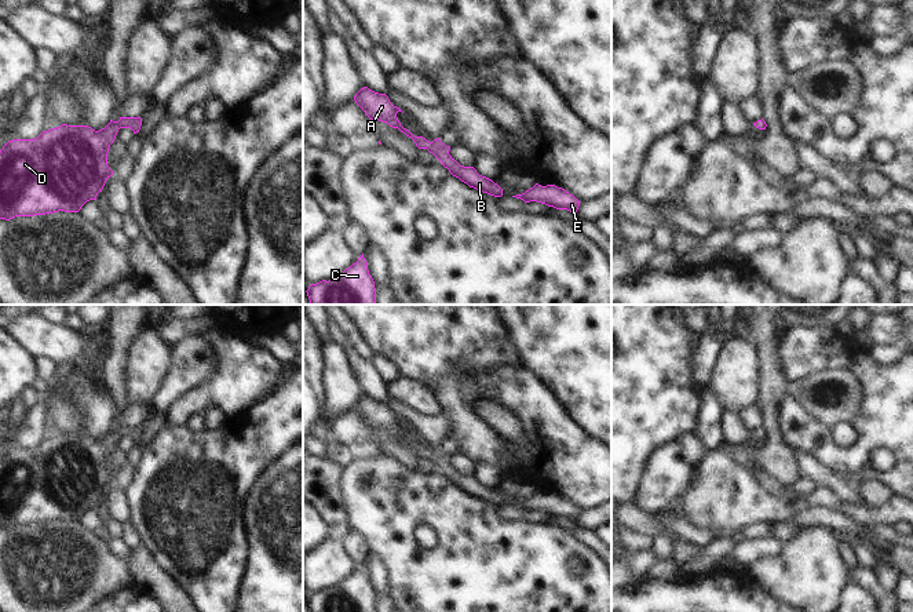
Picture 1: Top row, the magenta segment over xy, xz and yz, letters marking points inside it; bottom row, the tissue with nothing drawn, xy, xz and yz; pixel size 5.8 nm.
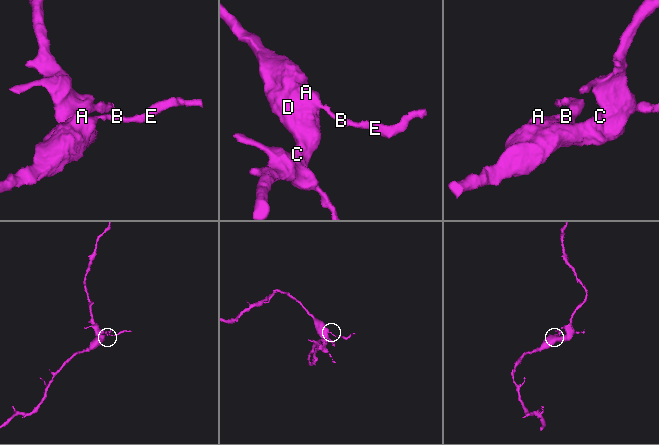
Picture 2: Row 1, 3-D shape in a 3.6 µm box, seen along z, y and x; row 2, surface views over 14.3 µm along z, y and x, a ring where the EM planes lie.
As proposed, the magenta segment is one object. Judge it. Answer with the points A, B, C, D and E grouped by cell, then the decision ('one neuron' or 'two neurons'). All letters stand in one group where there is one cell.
A B C D E; one neuron

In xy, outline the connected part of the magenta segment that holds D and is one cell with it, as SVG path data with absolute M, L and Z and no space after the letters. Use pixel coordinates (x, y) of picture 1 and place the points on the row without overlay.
M120 426L118 430L110 429L99 440L88 434L62 433L43 440L34 448L8 449L0 459L0 528L10 529L15 525L45 524L58 520L78 521L87 510L96 509L98 502L102 500L106 489L113 484L107 474L107 462L118 438L131 437L136 442L140 434L140 426Z

